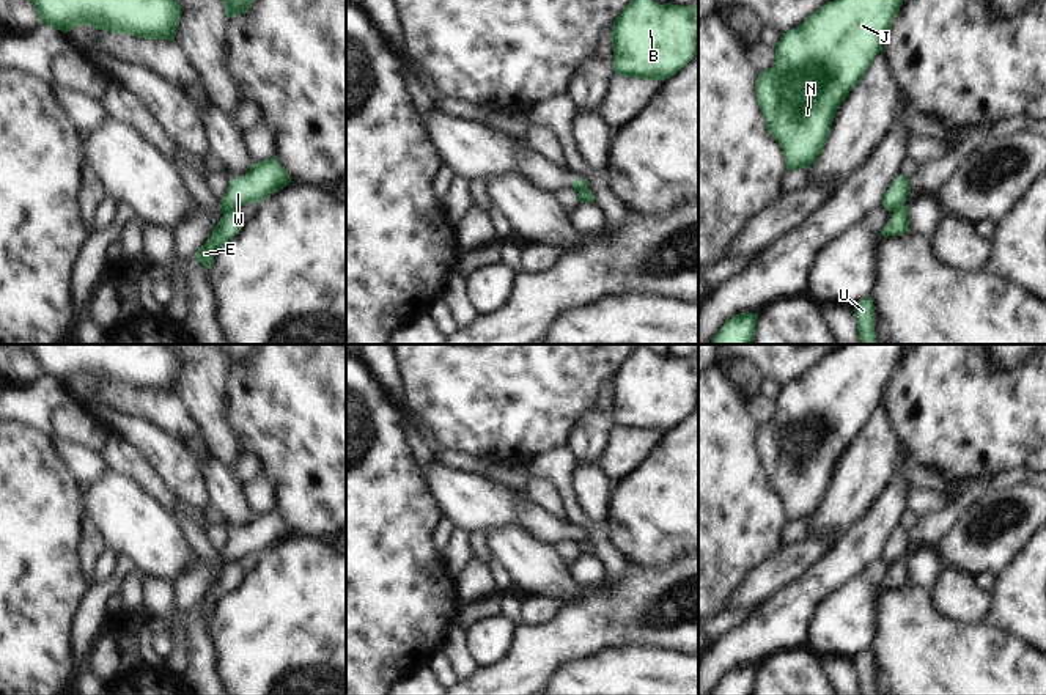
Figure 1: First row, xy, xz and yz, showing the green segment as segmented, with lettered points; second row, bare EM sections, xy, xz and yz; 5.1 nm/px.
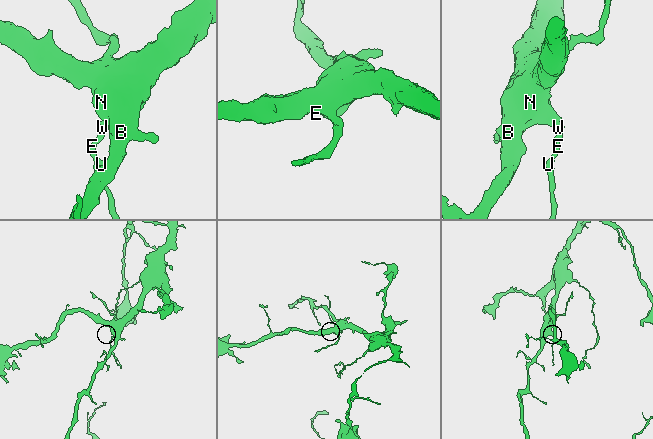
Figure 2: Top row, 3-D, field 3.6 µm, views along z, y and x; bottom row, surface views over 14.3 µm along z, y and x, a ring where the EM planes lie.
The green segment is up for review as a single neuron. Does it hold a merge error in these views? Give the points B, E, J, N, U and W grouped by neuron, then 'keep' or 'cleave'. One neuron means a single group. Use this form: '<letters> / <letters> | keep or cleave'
B J N W / E U | cleave

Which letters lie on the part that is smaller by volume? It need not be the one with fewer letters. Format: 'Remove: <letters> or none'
Remove: E, U

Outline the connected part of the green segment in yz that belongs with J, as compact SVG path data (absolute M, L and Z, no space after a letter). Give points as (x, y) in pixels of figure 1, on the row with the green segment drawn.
M832 0L805 22L782 33L775 61L758 72L755 91L768 132L779 142L786 171L805 168L824 151L842 102L882 50L903 0Z

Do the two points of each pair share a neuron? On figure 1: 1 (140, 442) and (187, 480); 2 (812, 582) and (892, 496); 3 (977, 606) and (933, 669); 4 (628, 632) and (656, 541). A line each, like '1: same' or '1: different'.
1: same
2: same
3: different
4: different

